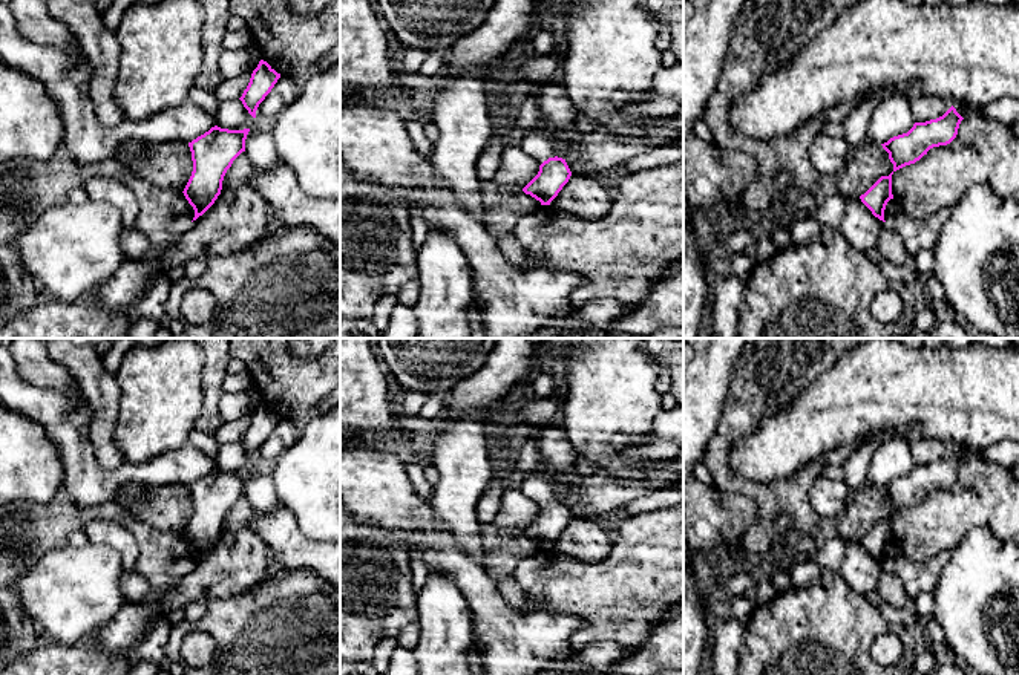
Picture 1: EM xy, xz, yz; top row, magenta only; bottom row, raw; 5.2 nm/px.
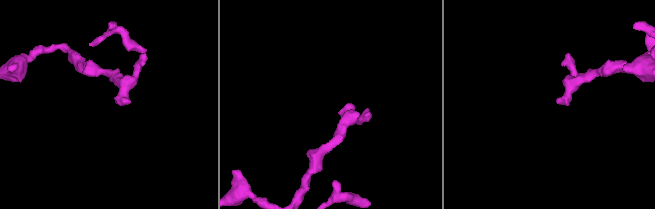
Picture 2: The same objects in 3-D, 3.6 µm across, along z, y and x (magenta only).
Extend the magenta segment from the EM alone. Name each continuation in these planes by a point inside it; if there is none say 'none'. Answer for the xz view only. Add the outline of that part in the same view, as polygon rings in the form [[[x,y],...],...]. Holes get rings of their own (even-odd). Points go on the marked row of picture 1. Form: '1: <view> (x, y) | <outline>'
1: xz (558, 112) | [[[561,80],[541,83],[541,92],[536,103],[542,124],[533,130],[524,132],[519,147],[542,164],[549,158],[556,156],[552,150],[556,144],[556,135],[559,132],[567,132],[581,116],[581,112],[570,99]]]

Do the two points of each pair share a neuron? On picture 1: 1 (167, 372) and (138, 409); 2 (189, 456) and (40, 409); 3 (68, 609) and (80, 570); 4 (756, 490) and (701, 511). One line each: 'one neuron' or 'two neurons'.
1: one neuron
2: one neuron
3: one neuron
4: two neurons

